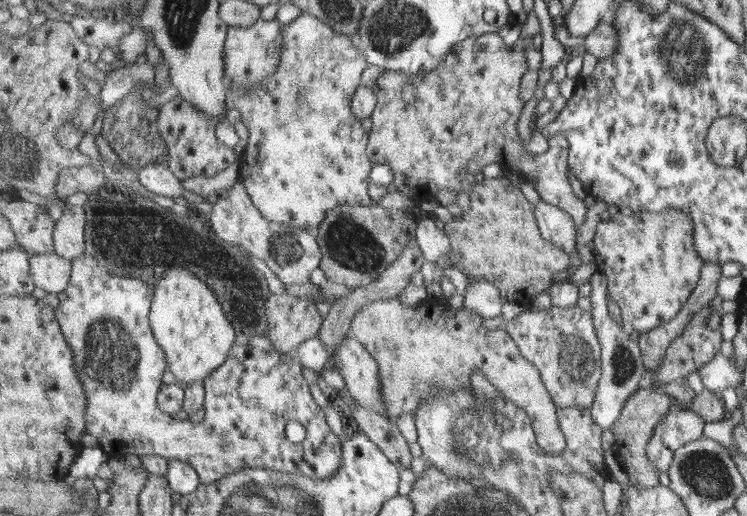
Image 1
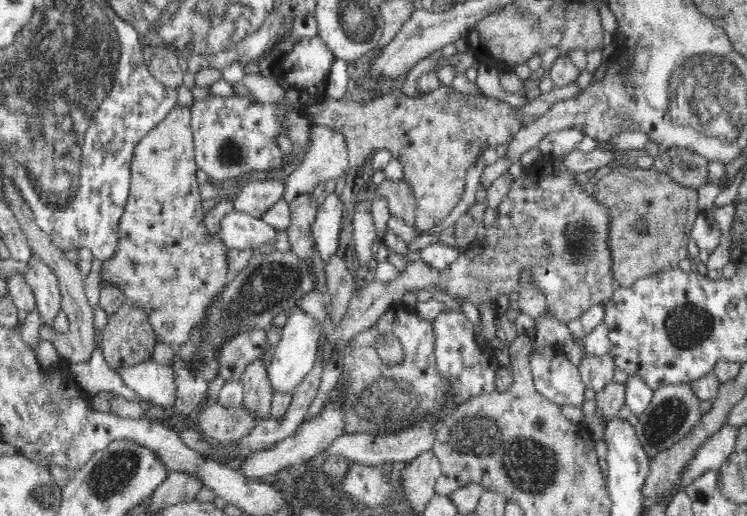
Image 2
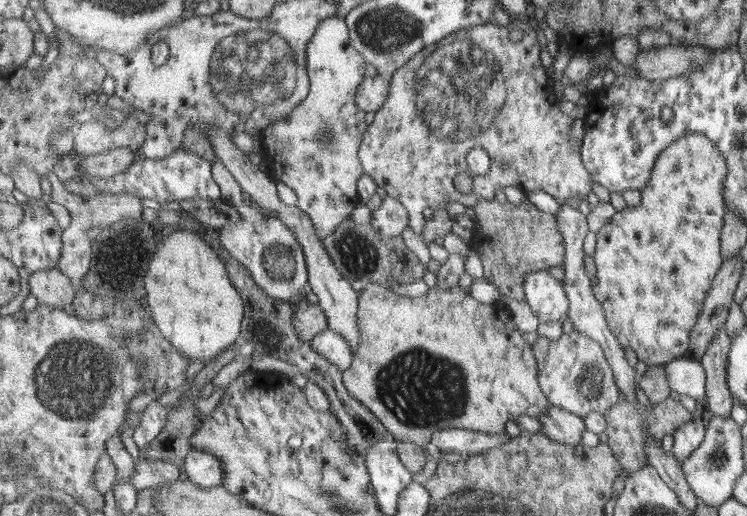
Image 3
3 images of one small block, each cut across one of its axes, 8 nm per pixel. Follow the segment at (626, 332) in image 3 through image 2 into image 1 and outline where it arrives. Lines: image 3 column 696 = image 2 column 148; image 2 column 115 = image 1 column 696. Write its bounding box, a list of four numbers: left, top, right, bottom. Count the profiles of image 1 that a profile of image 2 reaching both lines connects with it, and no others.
[592,209,706,334]

